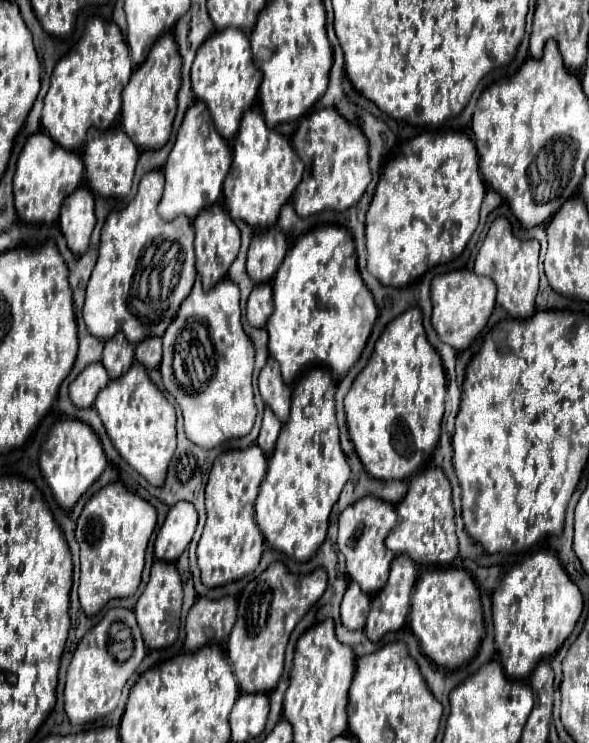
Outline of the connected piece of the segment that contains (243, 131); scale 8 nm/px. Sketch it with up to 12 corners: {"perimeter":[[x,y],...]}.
{"perimeter":[[246,110],[224,180],[232,218],[272,226],[304,164]]}

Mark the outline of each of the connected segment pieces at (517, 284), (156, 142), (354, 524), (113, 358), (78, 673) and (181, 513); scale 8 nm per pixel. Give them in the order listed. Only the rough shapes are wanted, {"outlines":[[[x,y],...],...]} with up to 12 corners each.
{"outlines":[[[492,222],[474,270],[496,282],[496,304],[530,318],[538,240]],[[172,34],[154,42],[122,92],[122,126],[138,148],[162,148],[180,90]],[[364,496],[340,514],[338,550],[366,594],[388,580],[396,508]],[[122,336],[106,340],[102,364],[112,380],[134,362],[134,344]],[[110,608],[70,660],[66,714],[114,712],[146,644],[134,612]],[[170,508],[154,542],[158,560],[176,562],[190,544],[198,514]]]}

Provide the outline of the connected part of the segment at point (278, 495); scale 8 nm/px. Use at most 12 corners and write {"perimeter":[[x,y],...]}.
{"perimeter":[[328,368],[292,392],[254,504],[308,562],[350,476]]}

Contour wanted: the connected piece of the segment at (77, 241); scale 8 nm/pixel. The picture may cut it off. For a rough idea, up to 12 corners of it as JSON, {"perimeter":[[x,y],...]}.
{"perimeter":[[80,186],[60,212],[62,234],[84,254],[96,224],[94,194]]}

